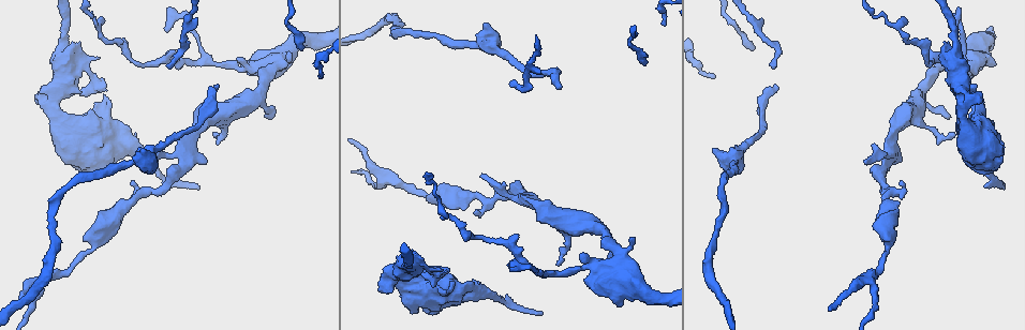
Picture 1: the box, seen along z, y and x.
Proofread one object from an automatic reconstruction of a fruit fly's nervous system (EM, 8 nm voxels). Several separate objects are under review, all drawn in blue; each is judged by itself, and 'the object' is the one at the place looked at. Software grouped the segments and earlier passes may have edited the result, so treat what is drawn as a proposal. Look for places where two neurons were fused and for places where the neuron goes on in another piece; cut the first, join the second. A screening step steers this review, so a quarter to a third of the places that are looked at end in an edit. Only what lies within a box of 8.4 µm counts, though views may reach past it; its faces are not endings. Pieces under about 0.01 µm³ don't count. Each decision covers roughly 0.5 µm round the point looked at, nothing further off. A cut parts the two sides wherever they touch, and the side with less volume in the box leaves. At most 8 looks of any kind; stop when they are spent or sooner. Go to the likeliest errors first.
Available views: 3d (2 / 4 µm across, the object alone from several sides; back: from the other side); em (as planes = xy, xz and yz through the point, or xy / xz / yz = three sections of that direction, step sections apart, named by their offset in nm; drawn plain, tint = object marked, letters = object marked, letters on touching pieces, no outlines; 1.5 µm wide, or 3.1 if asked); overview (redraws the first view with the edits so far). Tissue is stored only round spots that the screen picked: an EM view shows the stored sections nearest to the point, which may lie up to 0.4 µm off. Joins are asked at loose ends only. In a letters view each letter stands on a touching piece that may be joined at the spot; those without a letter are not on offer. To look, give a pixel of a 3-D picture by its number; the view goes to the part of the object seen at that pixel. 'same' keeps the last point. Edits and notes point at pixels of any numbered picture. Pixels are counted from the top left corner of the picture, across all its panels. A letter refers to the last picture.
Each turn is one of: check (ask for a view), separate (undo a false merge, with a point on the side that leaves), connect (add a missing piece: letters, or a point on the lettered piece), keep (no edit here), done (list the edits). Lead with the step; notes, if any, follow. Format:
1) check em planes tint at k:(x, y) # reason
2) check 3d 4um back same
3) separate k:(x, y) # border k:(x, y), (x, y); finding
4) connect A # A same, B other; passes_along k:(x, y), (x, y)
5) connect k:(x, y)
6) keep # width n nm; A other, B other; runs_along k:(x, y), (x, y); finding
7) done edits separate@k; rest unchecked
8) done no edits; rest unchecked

check em planes letters at 1:(583, 265) # thick turns thin

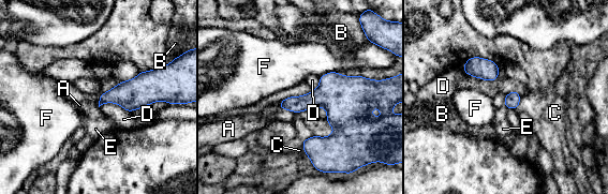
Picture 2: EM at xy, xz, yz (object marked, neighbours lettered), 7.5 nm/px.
keep # A other, B other, C other, D other, E other, F other; border 2:(99, 106), (117, 103), (130, 113); all the same neuron

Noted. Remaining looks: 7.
check em planes tint at 1:(132, 161)

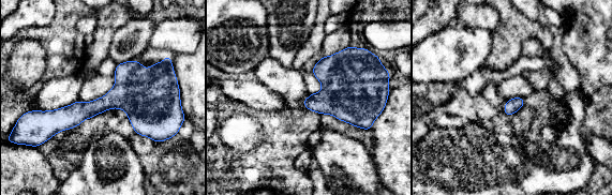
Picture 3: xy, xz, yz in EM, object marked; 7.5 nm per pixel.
check em planes letters same # see the neighbours

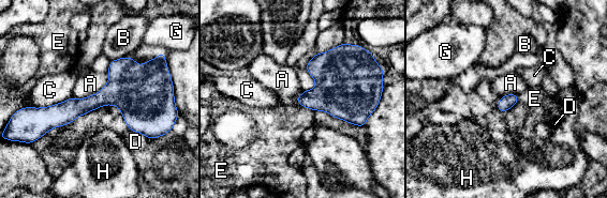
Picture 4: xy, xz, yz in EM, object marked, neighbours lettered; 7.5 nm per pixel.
keep # longest_contact C 360 nm; A other, B other, C other, D other, E other, G other, H other; one neuron here

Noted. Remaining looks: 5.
check 3d 4um at 1:(510, 264) # thin end

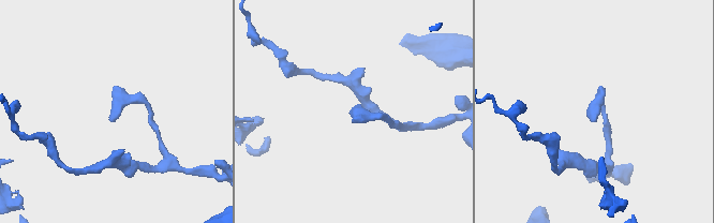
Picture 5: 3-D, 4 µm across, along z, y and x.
check em xz step 8 letters at 5:(354, 111)

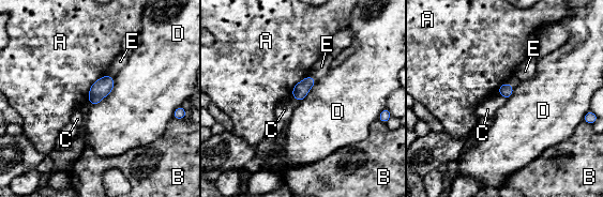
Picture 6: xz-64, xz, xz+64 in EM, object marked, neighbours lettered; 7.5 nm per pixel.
check em planes letters same # cut it another way

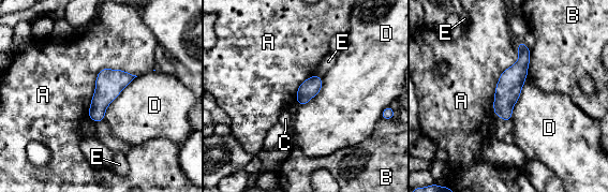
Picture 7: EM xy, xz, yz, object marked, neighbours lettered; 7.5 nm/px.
keep # width 140 nm; longest_contact A 480 nm; A other, B other, C other, D other, E other; none of them fits

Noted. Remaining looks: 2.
done no edits; rest unchecked

